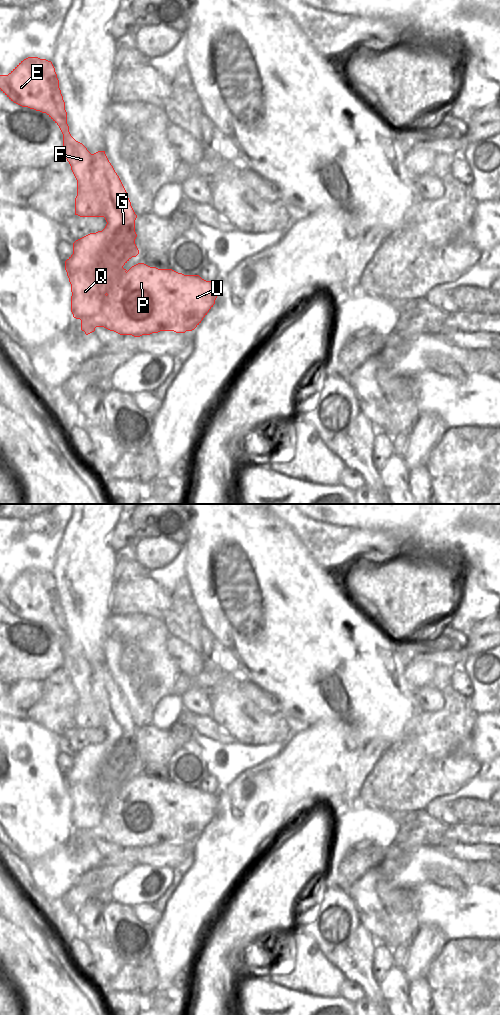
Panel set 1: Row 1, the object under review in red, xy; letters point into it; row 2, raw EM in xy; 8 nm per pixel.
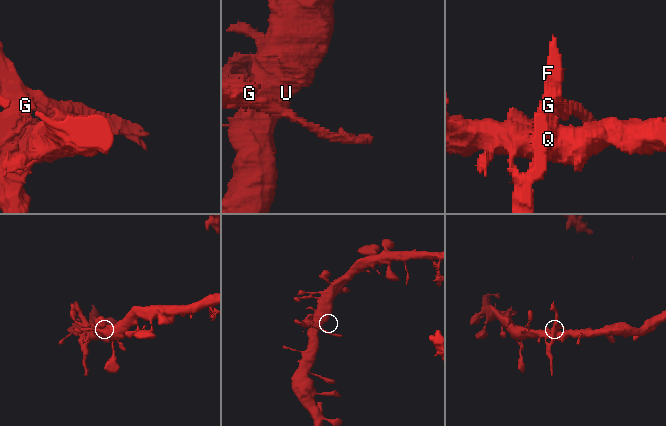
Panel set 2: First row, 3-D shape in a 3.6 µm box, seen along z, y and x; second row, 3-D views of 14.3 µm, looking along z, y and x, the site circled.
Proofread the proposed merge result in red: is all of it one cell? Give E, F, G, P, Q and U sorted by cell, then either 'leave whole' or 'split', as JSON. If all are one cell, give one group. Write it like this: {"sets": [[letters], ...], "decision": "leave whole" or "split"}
{"sets": [["E", "F", "G", "Q"], ["P", "U"]], "decision": "split"}

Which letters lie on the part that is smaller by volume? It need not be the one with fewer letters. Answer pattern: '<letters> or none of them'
E, F, G, Q

